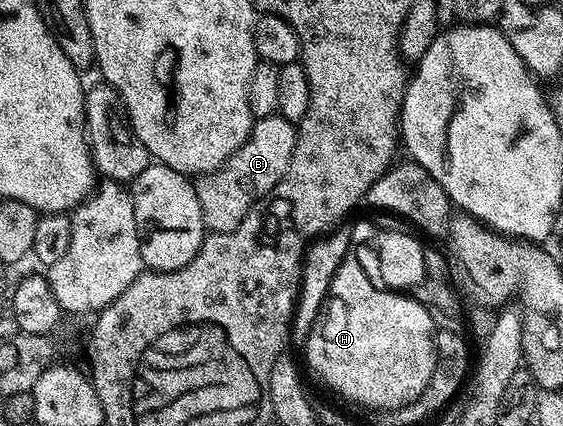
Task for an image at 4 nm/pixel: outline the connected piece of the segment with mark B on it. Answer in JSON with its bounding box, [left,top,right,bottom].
[195,115,296,234]

